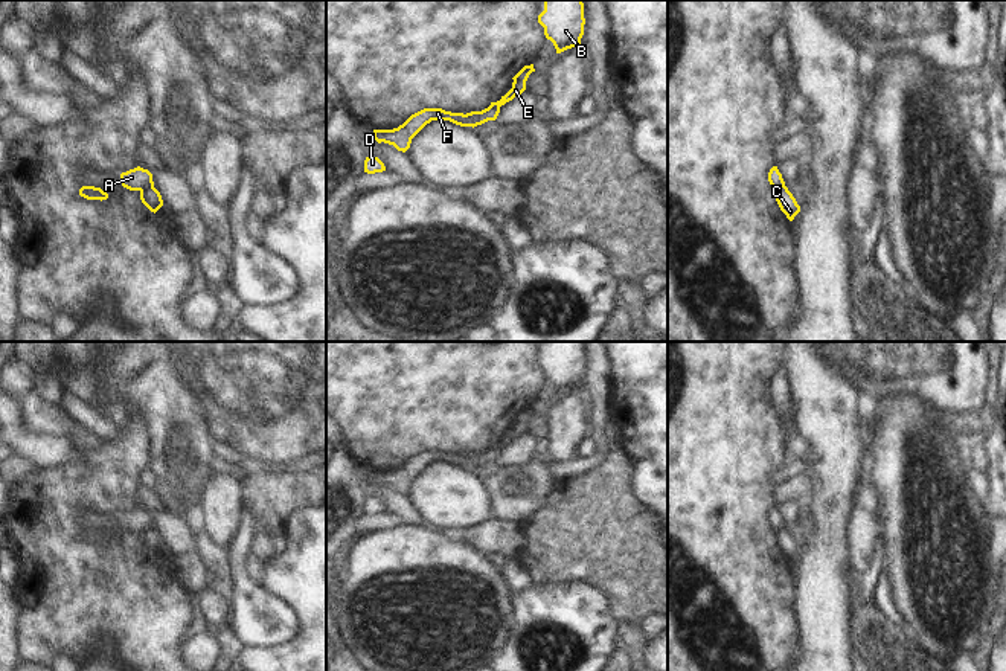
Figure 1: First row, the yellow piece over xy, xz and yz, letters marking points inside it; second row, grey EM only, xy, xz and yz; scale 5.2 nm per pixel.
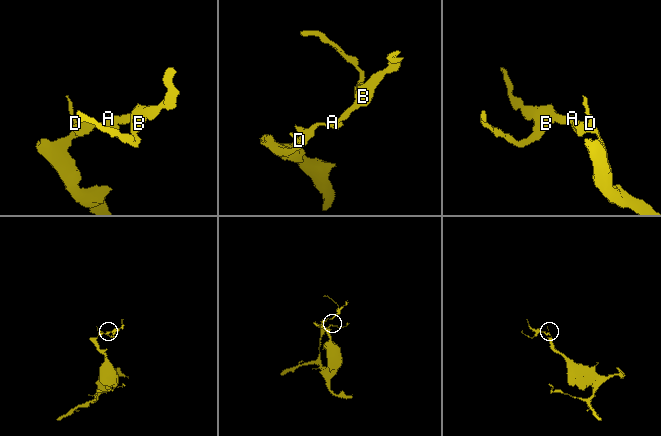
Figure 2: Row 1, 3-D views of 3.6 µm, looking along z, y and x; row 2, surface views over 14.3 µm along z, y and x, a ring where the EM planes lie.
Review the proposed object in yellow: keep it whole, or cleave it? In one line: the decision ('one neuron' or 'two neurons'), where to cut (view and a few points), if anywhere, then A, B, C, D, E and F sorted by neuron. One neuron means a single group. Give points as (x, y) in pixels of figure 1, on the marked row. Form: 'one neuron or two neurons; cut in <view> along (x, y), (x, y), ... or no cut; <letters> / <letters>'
two neurons; cut in xy along (153, 186), (140, 191); A B E / C D F

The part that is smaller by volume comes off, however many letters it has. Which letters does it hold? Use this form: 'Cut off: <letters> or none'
Cut off: A, B, E

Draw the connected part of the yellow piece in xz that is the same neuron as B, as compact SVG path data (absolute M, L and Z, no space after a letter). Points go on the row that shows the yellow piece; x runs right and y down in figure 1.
M544 0L544 11L538 15L544 35L561 53L581 44L584 35L584 3L582 0Z

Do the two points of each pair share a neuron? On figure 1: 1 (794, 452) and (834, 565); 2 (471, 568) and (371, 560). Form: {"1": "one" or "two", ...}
{"1": "two", "2": "one"}

